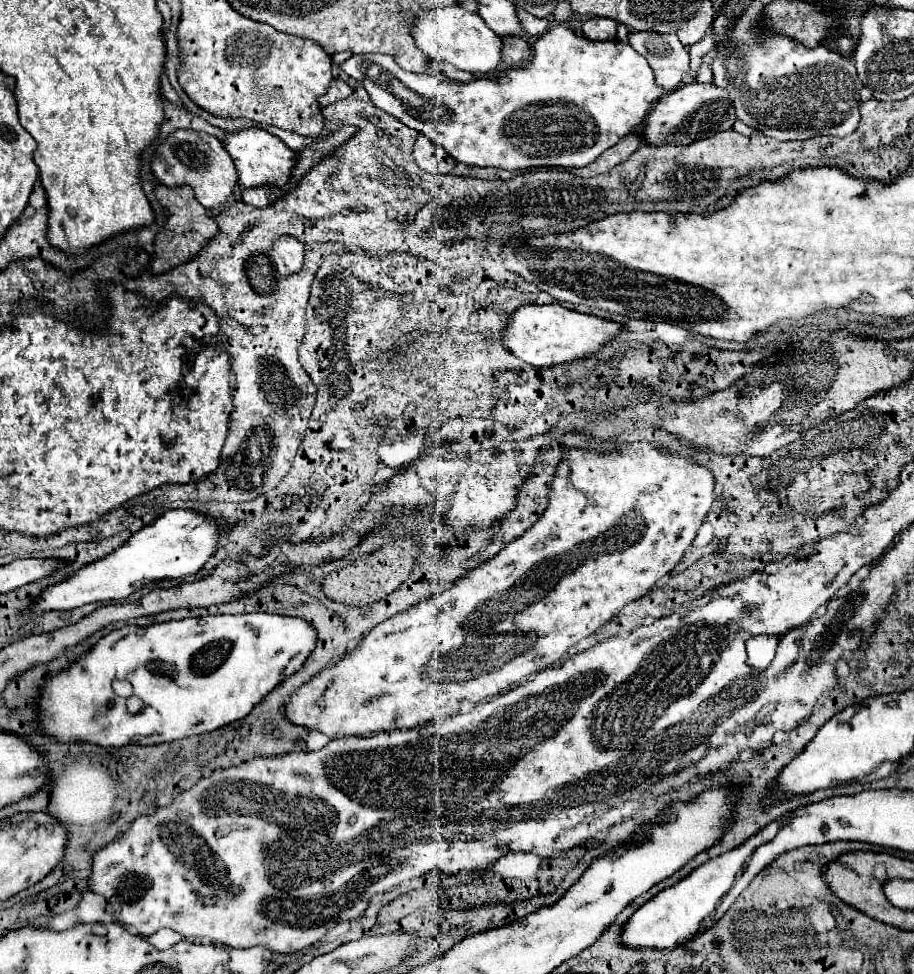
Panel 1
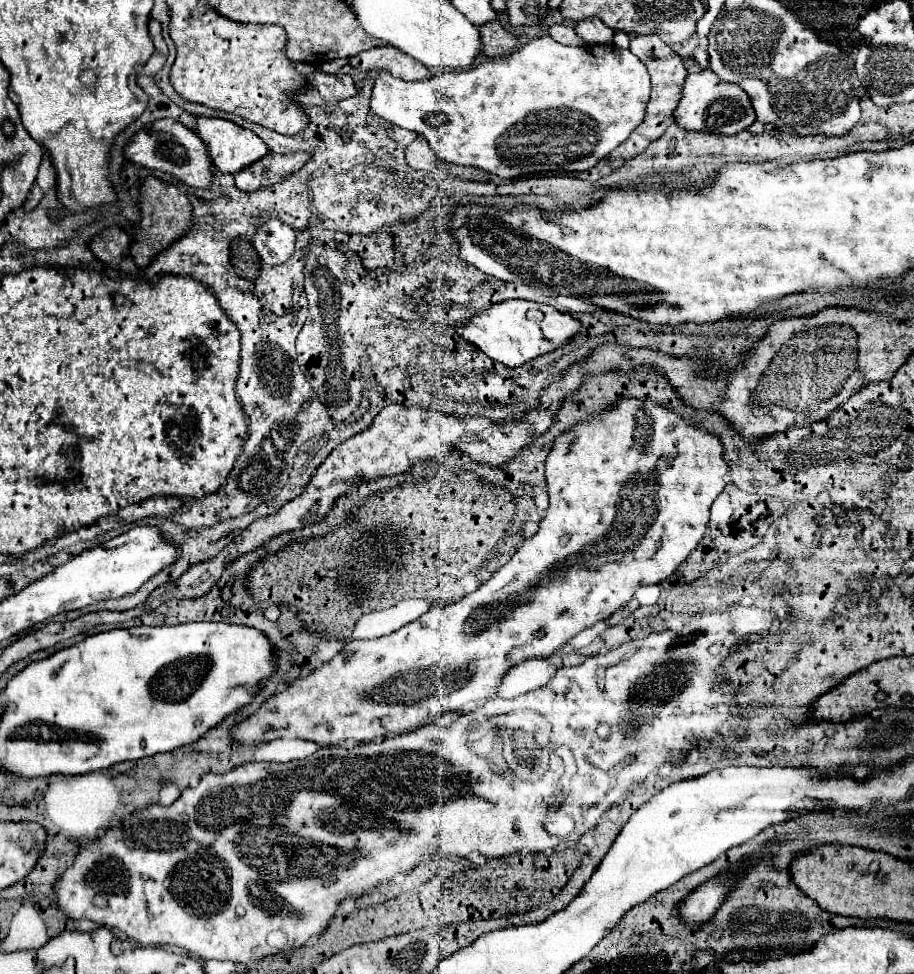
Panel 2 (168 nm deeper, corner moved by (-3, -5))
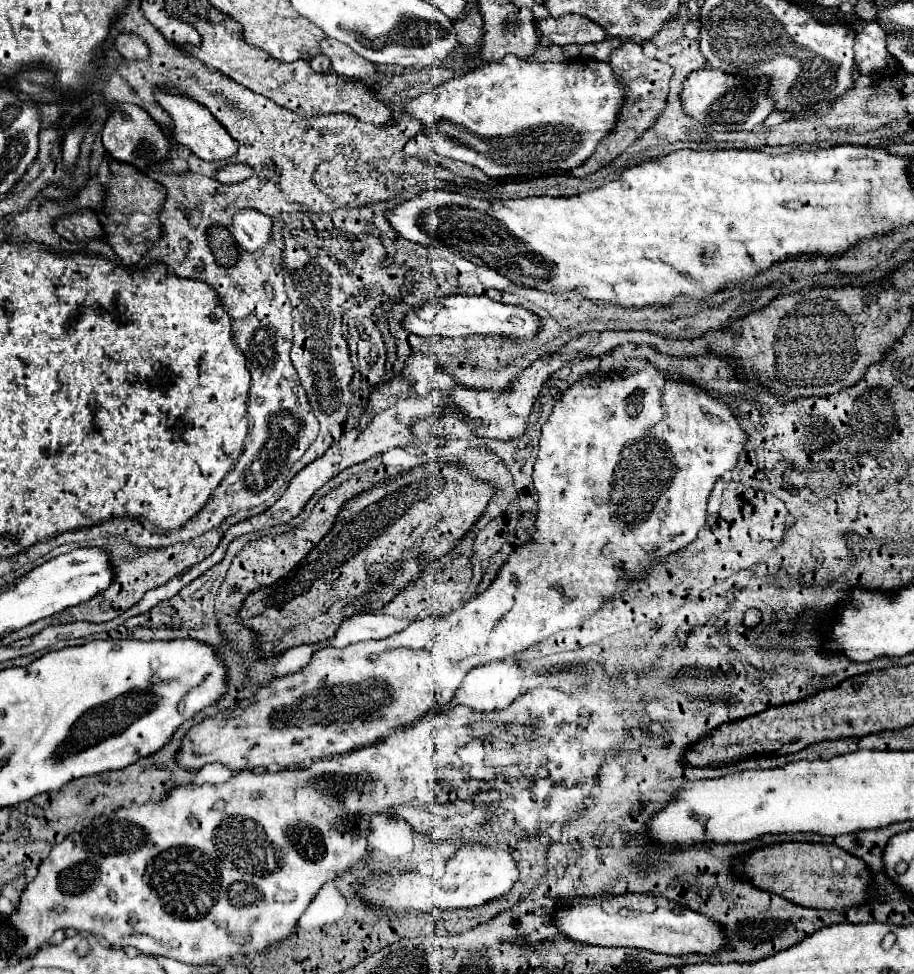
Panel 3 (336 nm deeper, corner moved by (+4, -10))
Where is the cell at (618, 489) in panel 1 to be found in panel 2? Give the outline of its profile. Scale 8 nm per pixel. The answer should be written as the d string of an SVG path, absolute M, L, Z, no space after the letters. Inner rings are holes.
M621 399L613 409L609 409L603 415L593 415L591 419L575 425L573 429L565 431L561 437L555 439L555 445L545 461L545 477L547 477L547 489L549 489L549 507L547 513L543 517L543 521L539 523L539 531L529 537L517 551L515 555L499 569L491 575L489 581L485 581L477 591L465 595L463 599L451 603L451 605L443 605L443 607L433 607L431 611L427 611L425 615L421 615L419 619L411 621L409 625L383 635L383 637L375 637L375 639L357 639L357 641L349 641L331 661L327 661L323 667L315 669L309 677L297 679L287 691L281 691L277 695L273 695L271 699L267 699L259 711L255 711L249 719L245 719L243 723L239 723L239 727L235 729L235 739L241 743L265 743L265 741L273 741L279 737L287 737L287 739L311 739L315 743L323 743L323 745L339 745L343 739L347 741L357 741L357 743L369 743L373 739L379 737L389 737L389 733L393 735L401 735L407 731L415 731L427 723L433 723L439 715L449 713L449 711L471 711L483 703L487 703L491 697L495 697L499 693L501 681L503 677L519 663L535 659L535 657L549 657L553 655L557 649L561 649L569 639L573 639L577 633L581 633L583 629L593 627L597 621L603 621L607 617L611 617L617 609L621 609L639 587L645 585L659 585L661 581L665 581L687 557L689 553L699 545L699 541L705 535L707 529L707 521L709 521L709 507L713 505L713 501L719 497L719 493L725 489L727 485L727 463L721 457L723 453L723 445L715 435L709 435L701 429L695 429L691 425L687 425L681 417L677 417L673 411L653 403L651 399Z

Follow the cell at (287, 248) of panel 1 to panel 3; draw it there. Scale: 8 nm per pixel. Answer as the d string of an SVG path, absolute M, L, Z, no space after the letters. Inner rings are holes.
M246 208L232 216L230 232L240 248L252 252L256 248L262 248L270 240L272 220L258 210Z

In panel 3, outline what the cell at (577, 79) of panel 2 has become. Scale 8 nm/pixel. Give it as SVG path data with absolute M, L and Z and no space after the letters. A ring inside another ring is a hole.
M508 54L500 62L484 64L466 72L462 78L452 78L424 92L406 104L406 112L422 122L440 156L472 164L490 178L504 178L570 172L584 164L604 138L604 132L616 124L620 100L624 100L624 88L620 88L620 82L612 76L612 68L608 68L606 62L578 58L578 62L572 64L542 64L518 60Z

